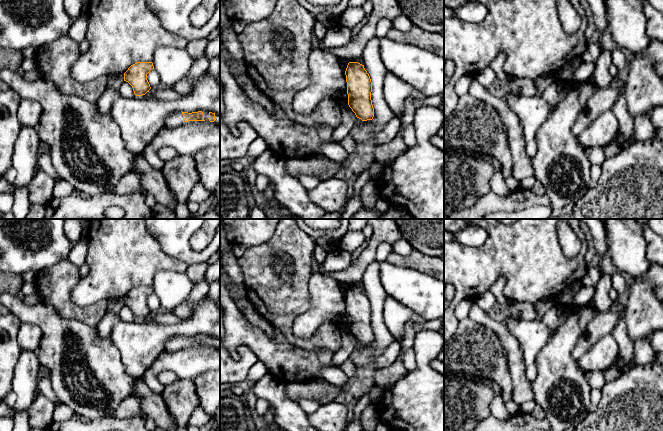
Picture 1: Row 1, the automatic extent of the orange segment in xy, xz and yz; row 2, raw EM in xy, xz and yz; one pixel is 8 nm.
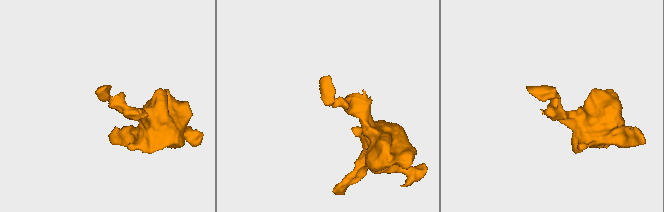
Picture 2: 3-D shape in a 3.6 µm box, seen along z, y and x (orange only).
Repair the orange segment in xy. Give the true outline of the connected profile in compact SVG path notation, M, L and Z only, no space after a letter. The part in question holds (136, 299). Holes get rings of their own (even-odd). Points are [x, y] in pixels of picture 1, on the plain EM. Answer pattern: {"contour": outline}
{"contour": "M137 286L124 297L124 305L128 306L136 320L145 319L151 313L147 298L154 293L152 286Z"}

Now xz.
{"contour": "M349 286L345 295L348 329L362 345L372 344L374 332L371 324L372 306L364 289Z"}

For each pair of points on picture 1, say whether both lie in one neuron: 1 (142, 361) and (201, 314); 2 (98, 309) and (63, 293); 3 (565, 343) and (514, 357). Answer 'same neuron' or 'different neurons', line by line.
1: same neuron
2: same neuron
3: different neurons

